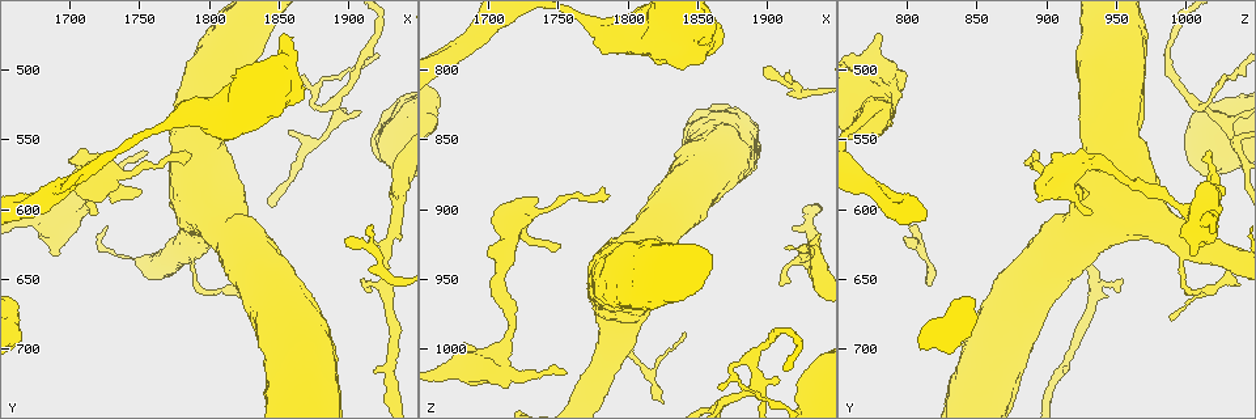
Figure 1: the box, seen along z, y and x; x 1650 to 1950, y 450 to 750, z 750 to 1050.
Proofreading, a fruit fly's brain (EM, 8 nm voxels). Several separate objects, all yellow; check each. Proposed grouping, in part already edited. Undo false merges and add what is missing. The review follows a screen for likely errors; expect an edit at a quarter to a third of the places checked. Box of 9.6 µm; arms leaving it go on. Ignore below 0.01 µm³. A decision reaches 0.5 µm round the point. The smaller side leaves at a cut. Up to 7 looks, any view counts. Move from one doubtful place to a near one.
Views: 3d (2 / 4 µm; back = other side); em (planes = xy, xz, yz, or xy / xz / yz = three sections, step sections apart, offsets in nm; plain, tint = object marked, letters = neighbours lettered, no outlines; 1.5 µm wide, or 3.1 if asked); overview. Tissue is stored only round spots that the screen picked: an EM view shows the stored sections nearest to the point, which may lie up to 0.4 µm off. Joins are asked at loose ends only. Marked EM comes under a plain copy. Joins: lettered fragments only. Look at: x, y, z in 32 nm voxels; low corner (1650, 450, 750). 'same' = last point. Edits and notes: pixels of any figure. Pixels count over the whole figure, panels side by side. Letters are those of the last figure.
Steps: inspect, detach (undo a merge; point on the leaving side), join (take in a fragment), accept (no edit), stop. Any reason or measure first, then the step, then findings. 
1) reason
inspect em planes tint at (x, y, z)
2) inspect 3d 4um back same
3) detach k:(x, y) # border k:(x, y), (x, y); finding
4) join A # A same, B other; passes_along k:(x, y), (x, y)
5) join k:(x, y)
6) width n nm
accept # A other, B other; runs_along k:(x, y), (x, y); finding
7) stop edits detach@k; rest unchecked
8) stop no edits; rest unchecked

tapers out
inspect 3d 4um at (1782, 566, 884)

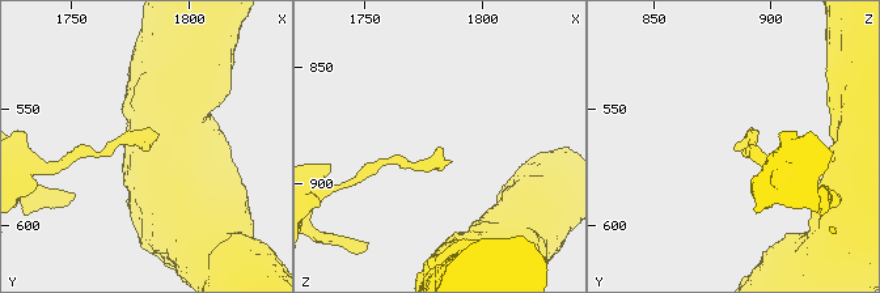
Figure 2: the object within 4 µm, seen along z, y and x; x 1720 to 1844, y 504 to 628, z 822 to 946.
shape alone is not enough
inspect em planes letters at (1782, 568, 885)

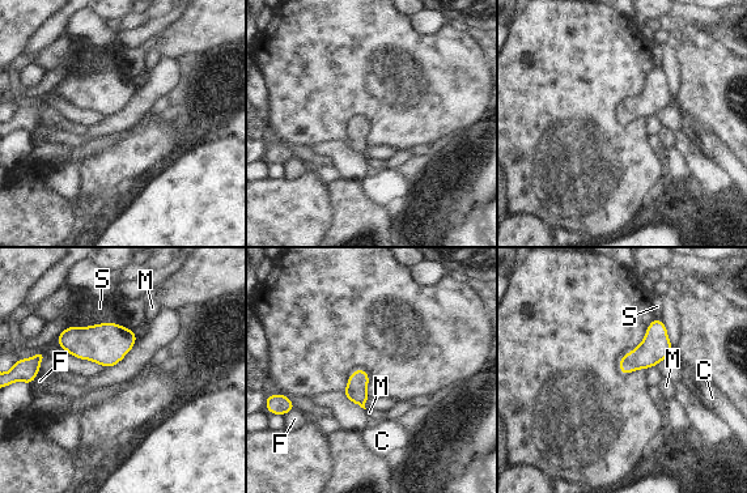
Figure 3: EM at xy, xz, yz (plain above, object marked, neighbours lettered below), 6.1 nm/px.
longest_contact F 100 nm
accept # C other, F other, M other, S other; border 3:(132, 331), (138, 336); none of them fits

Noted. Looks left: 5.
tapers out
inspect em xz step 4 tint at (1916, 610, 800)

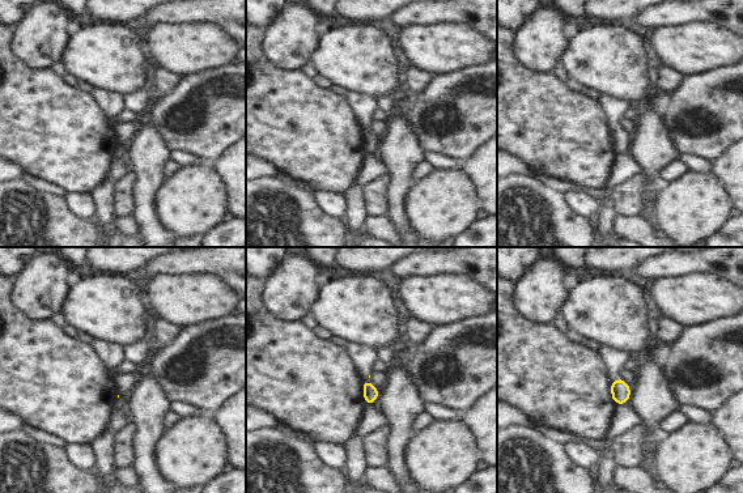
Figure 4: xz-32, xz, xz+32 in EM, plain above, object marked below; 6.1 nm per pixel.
inspect em planes letters same

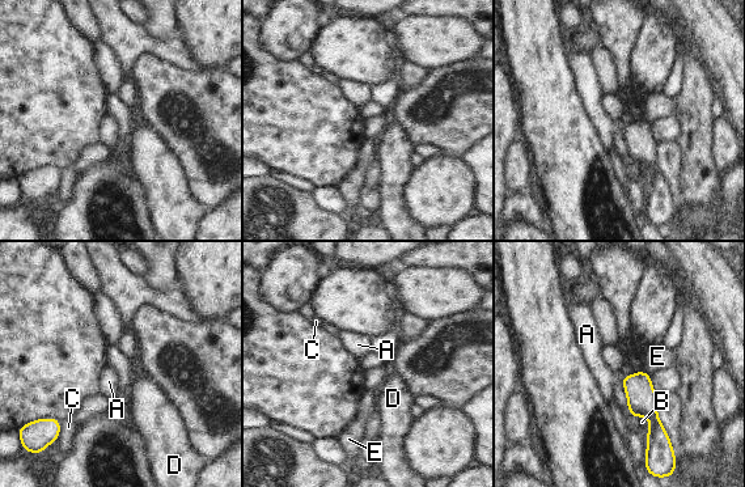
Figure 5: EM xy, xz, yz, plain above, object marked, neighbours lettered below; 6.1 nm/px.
join A # A same, B other, C other, D other, E other; the neuron continues

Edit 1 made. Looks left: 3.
tapers out
inspect 3d 4um at (1754, 558, 1016)

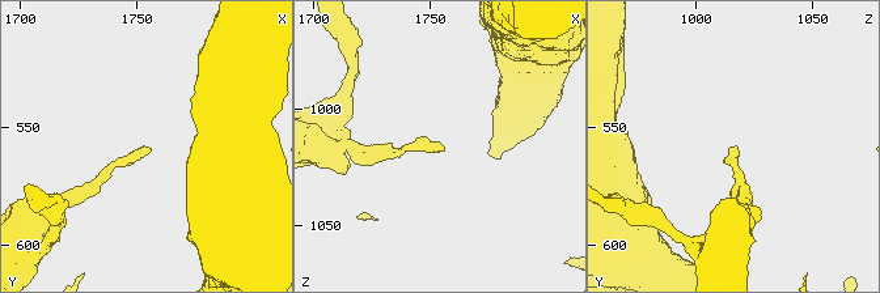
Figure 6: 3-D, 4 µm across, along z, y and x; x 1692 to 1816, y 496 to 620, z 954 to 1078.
now the EM
inspect em planes letters at (1755, 559, 1017)

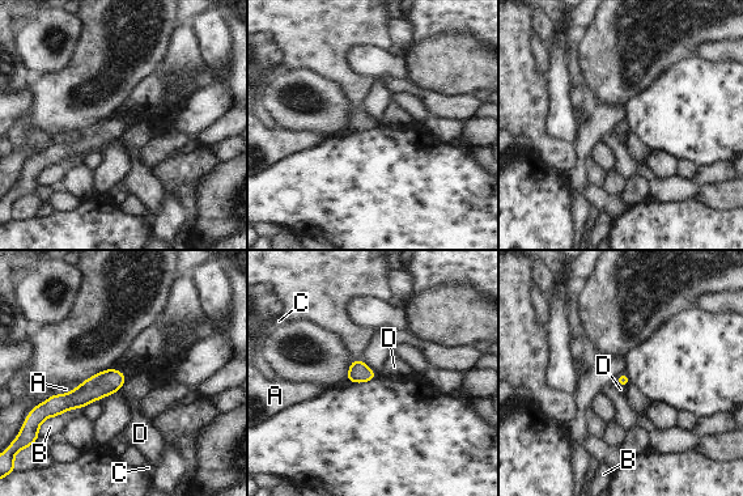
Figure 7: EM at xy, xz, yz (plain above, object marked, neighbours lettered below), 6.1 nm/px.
accept # A other, B other, C other, D other; border 7:(127, 377), (119, 389); none of them fits

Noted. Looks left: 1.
stop edits join@5; rest unchecked

